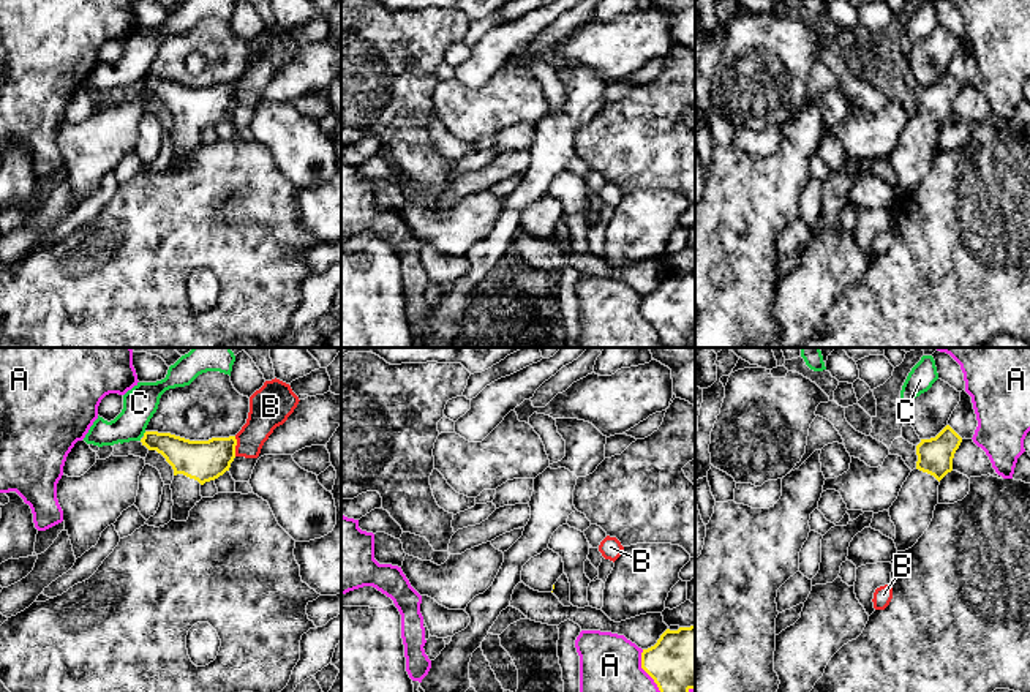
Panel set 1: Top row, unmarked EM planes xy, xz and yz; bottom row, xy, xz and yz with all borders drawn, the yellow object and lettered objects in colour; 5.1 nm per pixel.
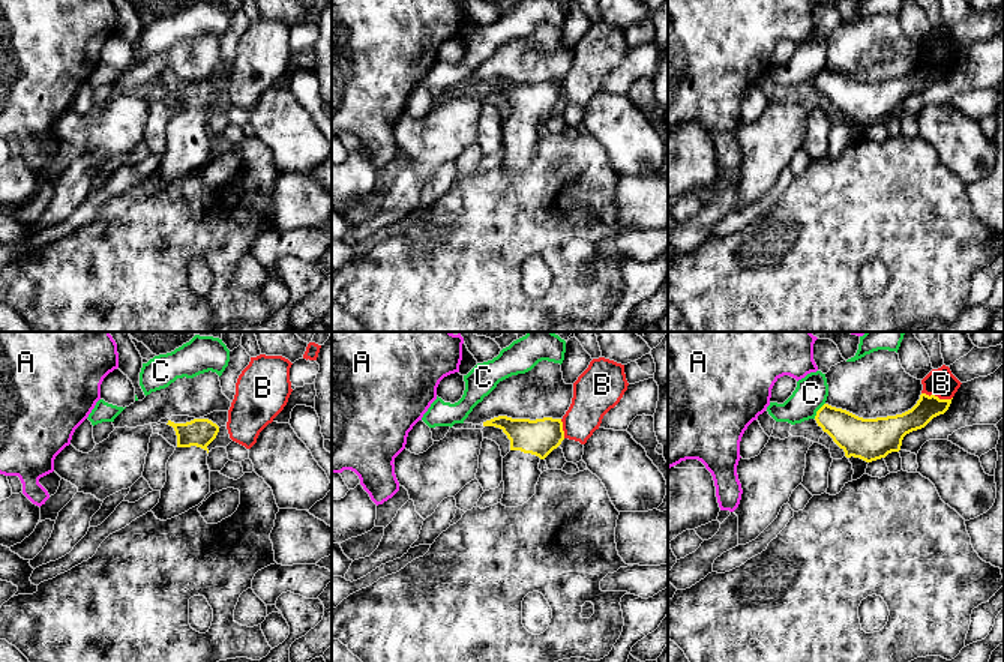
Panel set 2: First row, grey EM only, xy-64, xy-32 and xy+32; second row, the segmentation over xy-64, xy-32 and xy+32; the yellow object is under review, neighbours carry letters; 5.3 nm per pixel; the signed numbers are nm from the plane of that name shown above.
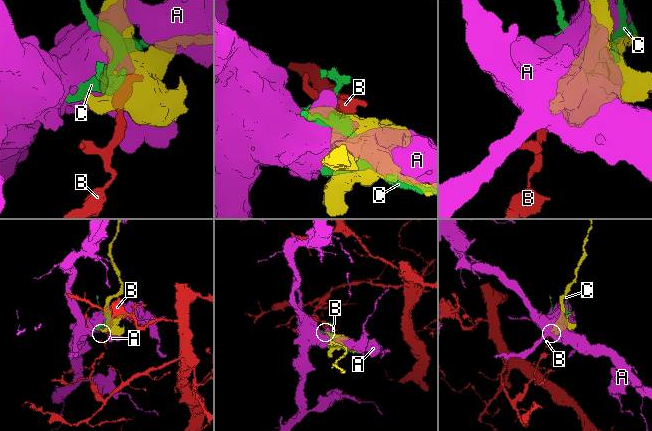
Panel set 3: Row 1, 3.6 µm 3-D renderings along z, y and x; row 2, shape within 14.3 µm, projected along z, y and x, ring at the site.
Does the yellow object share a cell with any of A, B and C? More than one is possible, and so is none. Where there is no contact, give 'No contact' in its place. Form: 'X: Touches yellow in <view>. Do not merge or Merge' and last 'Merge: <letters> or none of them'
A: Touches yellow in xz. Do not merge
B: Touches yellow in xy. Do not merge
C: Touches yellow in xy. Do not merge
Merge: none of them

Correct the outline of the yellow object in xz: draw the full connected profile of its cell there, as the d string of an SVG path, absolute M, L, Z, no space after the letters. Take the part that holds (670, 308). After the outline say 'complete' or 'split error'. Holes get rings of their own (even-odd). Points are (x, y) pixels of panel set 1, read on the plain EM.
M695 272L667 275L654 292L643 295L641 314L654 325L665 348L695 348L695 341L689 341L689 337L695 335Z; complete

